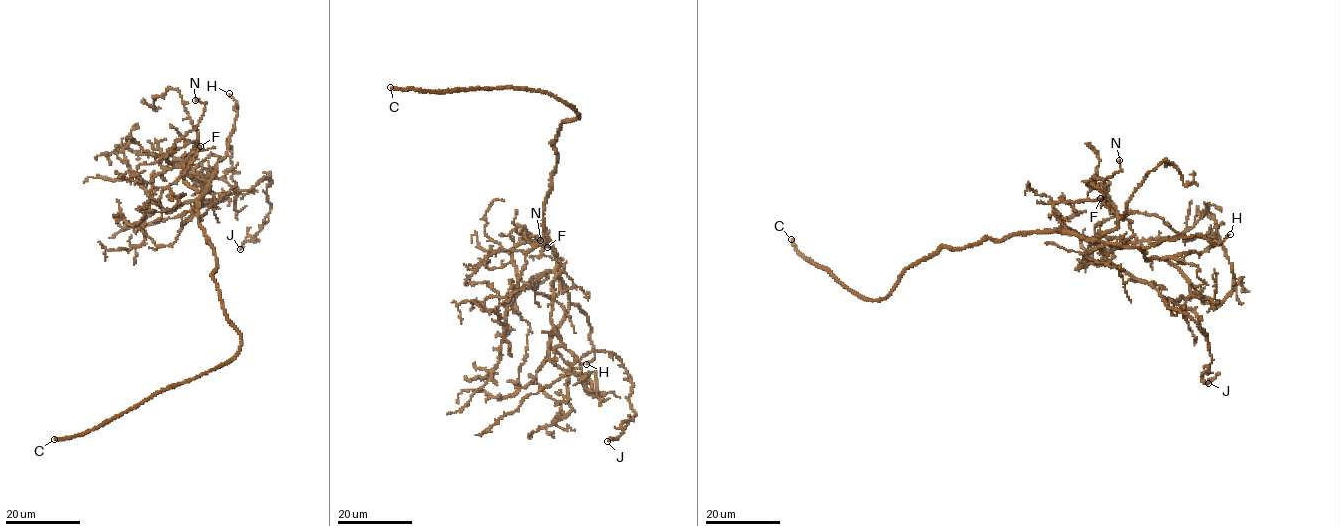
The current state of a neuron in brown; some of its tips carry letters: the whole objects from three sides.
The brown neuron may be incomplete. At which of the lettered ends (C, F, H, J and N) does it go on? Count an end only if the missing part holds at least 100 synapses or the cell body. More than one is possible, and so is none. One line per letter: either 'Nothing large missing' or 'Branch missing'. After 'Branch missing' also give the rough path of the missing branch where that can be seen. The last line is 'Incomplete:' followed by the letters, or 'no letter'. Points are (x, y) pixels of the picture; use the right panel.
C: Branch missing. Course of what is missing: (791, 239), (811, 169), (886, 207), (889, 225), (826, 244), (747, 177), (721, 167)
F: Nothing large missing
H: Branch missing. Course of what is missing: (1230, 234), (1247, 227), (1259, 231), (1271, 229), (1281, 208), (1290, 198)
J: Nothing large missing
N: Nothing large missing
Incomplete: C, H

